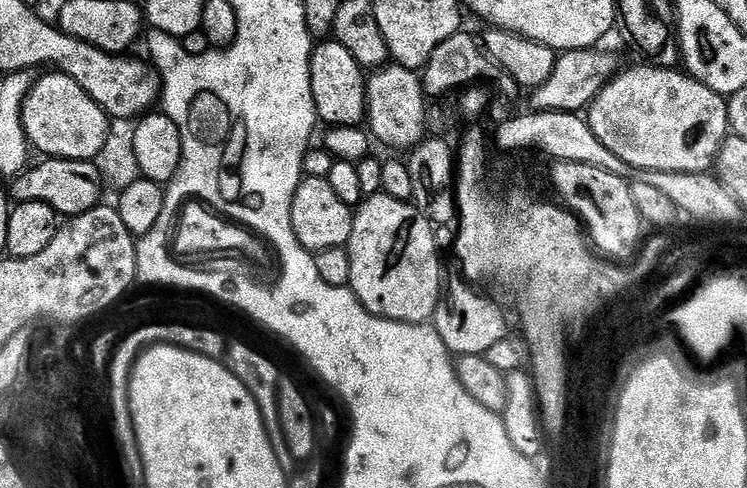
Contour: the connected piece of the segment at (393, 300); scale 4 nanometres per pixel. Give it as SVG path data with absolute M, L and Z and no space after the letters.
M385 194L367 197L355 209L352 234L346 245L350 254L350 285L367 312L384 320L397 320L403 324L427 325L436 315L442 299L442 264L436 253L436 232L431 220L415 203L399 200Z

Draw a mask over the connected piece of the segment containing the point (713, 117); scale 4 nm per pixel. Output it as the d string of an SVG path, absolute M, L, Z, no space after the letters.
M640 64L636 70L625 67L619 75L609 80L587 109L588 125L604 149L615 154L629 169L645 168L682 174L711 173L717 167L721 149L730 136L725 97L719 96L702 82L693 80L683 71L648 64Z

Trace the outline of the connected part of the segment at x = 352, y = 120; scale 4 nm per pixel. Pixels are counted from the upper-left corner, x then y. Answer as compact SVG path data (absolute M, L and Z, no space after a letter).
M320 42L315 45L310 62L310 86L316 103L316 114L326 125L338 128L354 128L365 123L368 115L368 85L365 69L346 50L335 42Z

